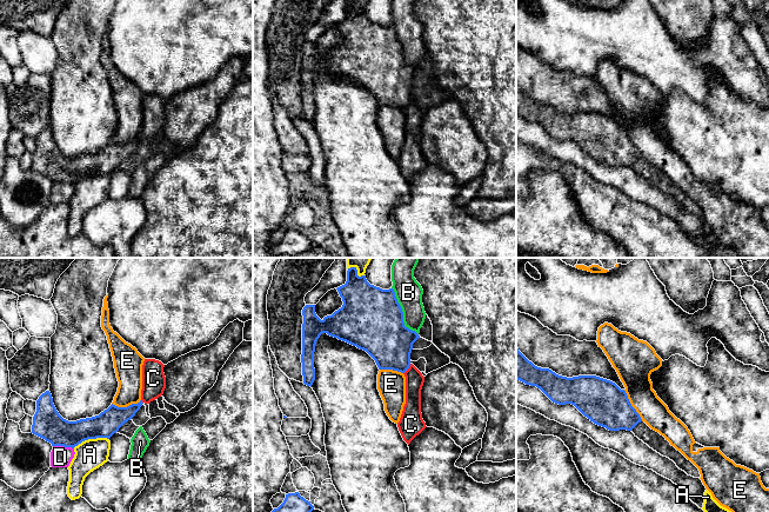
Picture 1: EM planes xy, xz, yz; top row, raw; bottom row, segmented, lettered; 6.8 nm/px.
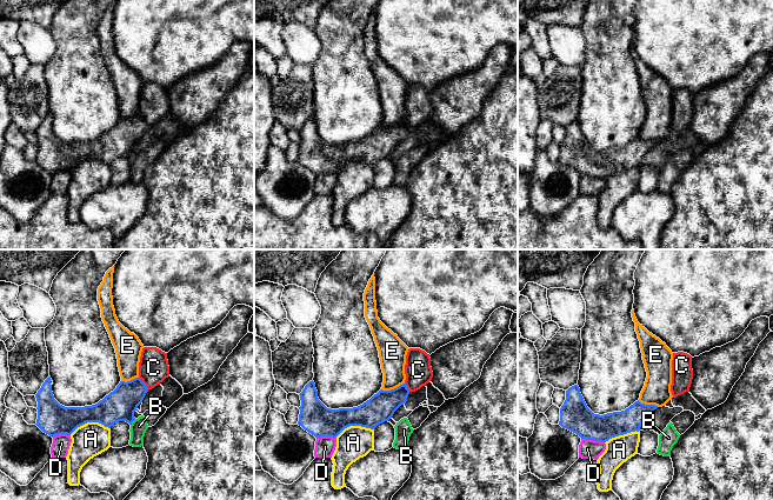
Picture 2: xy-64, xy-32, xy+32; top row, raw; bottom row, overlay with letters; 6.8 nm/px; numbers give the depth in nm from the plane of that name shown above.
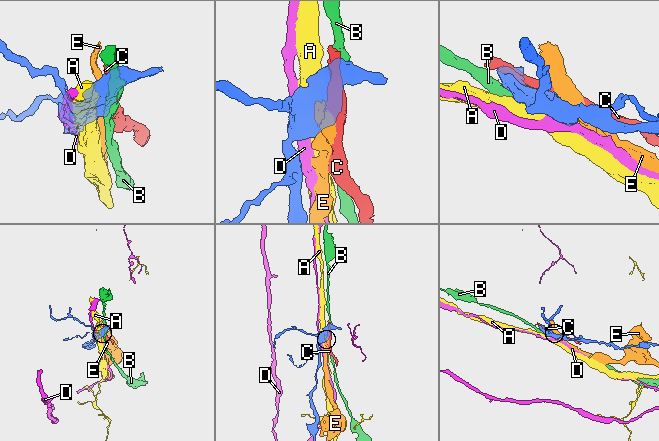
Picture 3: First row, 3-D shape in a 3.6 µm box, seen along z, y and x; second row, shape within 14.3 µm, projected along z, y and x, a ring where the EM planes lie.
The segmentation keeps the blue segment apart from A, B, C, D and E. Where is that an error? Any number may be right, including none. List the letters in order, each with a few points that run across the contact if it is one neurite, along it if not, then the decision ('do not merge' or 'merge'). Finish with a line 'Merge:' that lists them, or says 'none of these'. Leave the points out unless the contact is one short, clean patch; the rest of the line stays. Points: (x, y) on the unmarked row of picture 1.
A: do not merge
B: do not merge
C: do not merge
D: do not merge
E: do not merge
Merge: none of these

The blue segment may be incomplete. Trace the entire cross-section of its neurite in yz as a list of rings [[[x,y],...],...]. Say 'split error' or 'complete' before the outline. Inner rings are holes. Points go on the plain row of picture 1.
complete | [[[517,84],[516,115],[536,122],[555,140],[574,141],[590,158],[609,167],[631,167],[642,158],[626,127],[615,119],[596,112],[559,112],[535,102]]]

